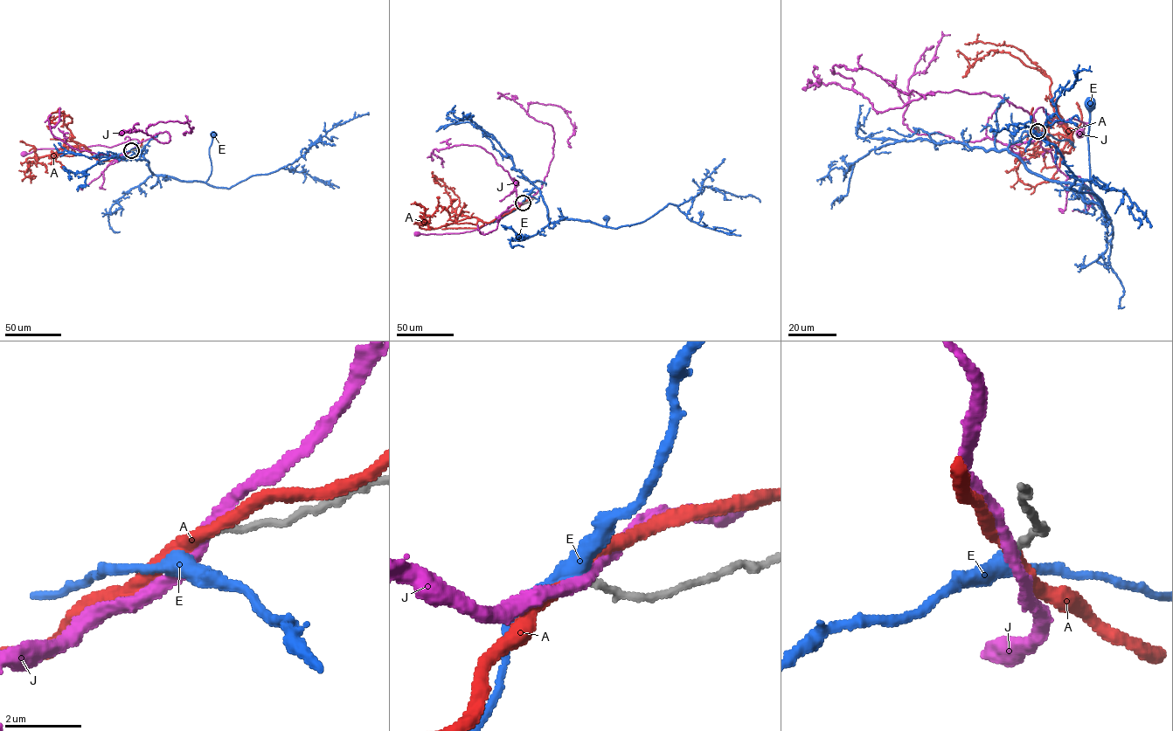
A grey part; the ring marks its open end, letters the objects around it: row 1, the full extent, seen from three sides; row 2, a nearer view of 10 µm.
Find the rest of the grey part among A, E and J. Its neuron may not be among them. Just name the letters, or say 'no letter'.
E

